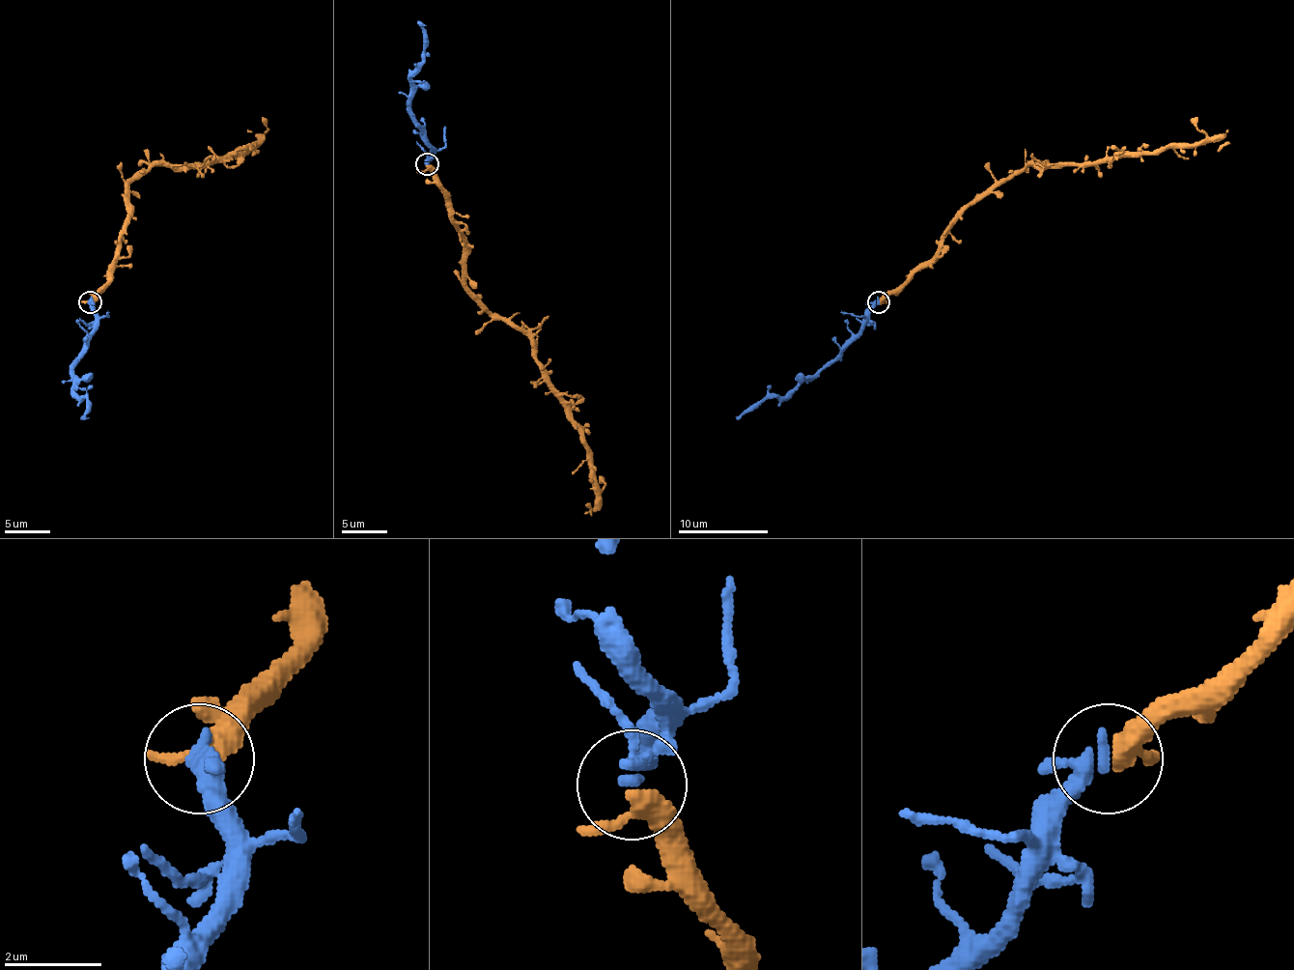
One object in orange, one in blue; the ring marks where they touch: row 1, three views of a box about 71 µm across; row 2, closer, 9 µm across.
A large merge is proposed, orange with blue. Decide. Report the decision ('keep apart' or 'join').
join

